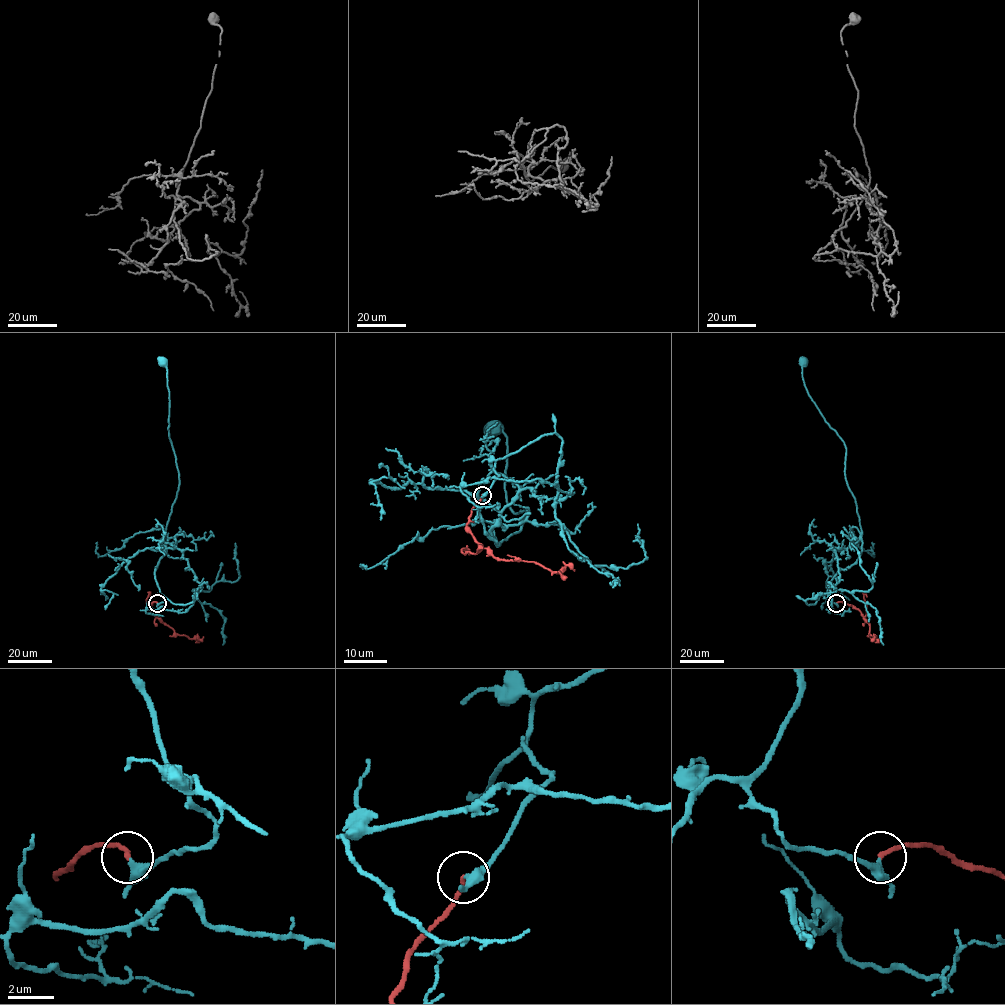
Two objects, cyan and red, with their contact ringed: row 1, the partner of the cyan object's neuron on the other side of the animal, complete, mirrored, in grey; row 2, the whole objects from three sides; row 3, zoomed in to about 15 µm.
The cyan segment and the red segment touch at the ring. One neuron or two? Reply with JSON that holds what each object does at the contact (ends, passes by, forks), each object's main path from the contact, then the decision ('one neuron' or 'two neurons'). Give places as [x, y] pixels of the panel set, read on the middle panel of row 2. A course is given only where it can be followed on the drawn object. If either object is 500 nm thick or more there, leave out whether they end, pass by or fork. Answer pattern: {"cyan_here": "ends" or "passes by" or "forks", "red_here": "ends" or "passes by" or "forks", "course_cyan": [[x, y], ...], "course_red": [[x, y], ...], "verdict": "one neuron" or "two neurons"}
{"cyan_here": "passes by", "red_here": "ends", "course_cyan": [[483, 494], [494, 470], [477, 501], [497, 545], [526, 512], [507, 504], [507, 439], [494, 425]], "course_red": [[482, 494], [467, 527], [482, 547], [500, 559], [536, 562], [552, 571], [562, 570], [569, 565], [574, 570]], "verdict": "one neuron"}

